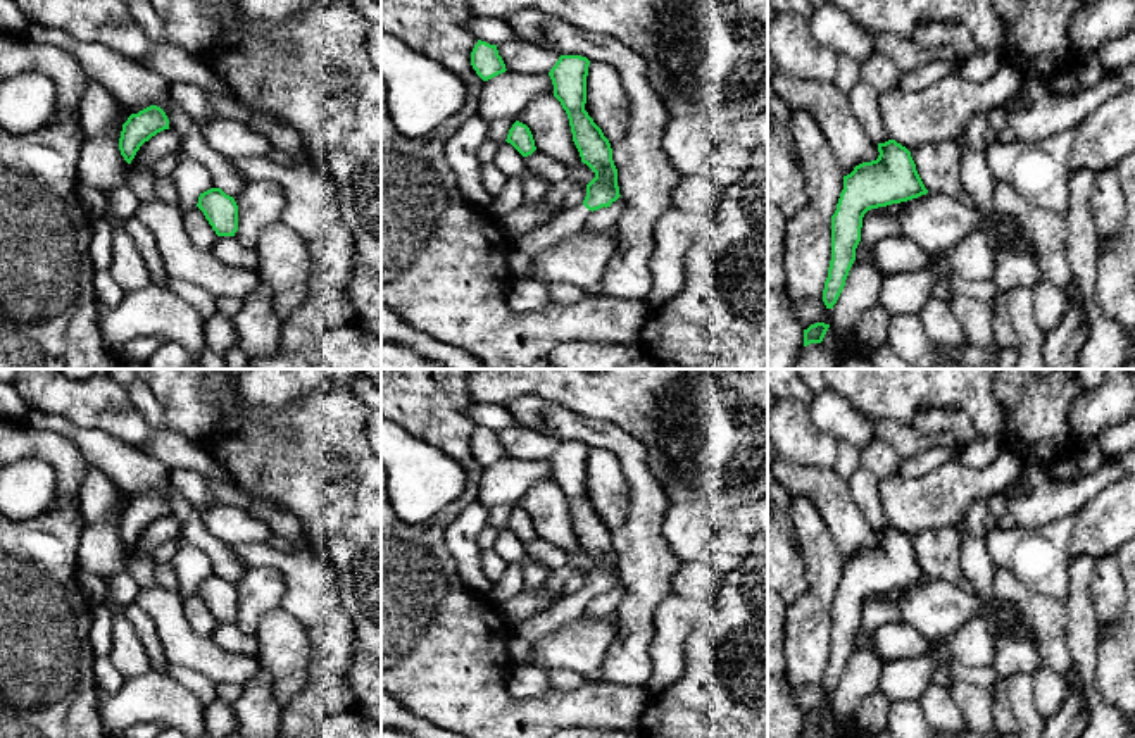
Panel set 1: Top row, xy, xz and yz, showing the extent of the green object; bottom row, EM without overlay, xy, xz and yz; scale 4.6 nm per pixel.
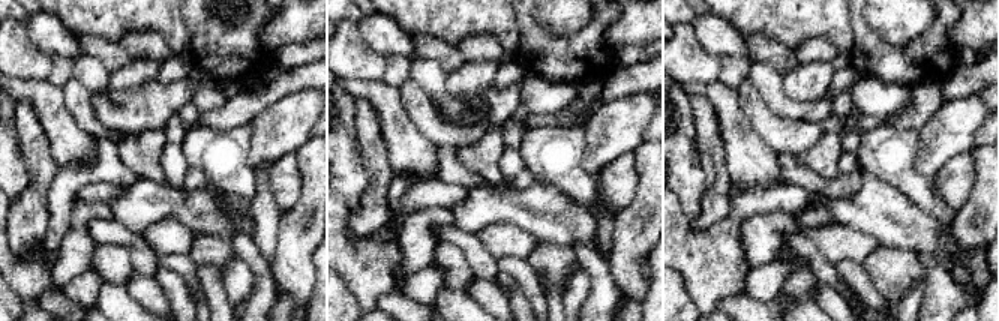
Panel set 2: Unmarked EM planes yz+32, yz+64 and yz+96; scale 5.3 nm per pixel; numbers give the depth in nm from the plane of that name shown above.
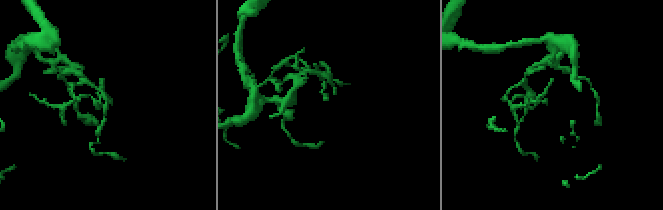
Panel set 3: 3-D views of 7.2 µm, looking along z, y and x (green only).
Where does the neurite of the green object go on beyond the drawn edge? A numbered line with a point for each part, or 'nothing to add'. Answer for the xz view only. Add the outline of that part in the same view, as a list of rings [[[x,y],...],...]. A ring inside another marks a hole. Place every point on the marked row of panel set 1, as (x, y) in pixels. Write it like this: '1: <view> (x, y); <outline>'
1: xz (523, 250); [[[583,203],[564,209],[559,216],[540,228],[511,241],[509,269],[514,278],[526,278],[538,253],[552,248],[561,240],[571,238],[583,229],[592,210]]]

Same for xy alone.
nothing to add

